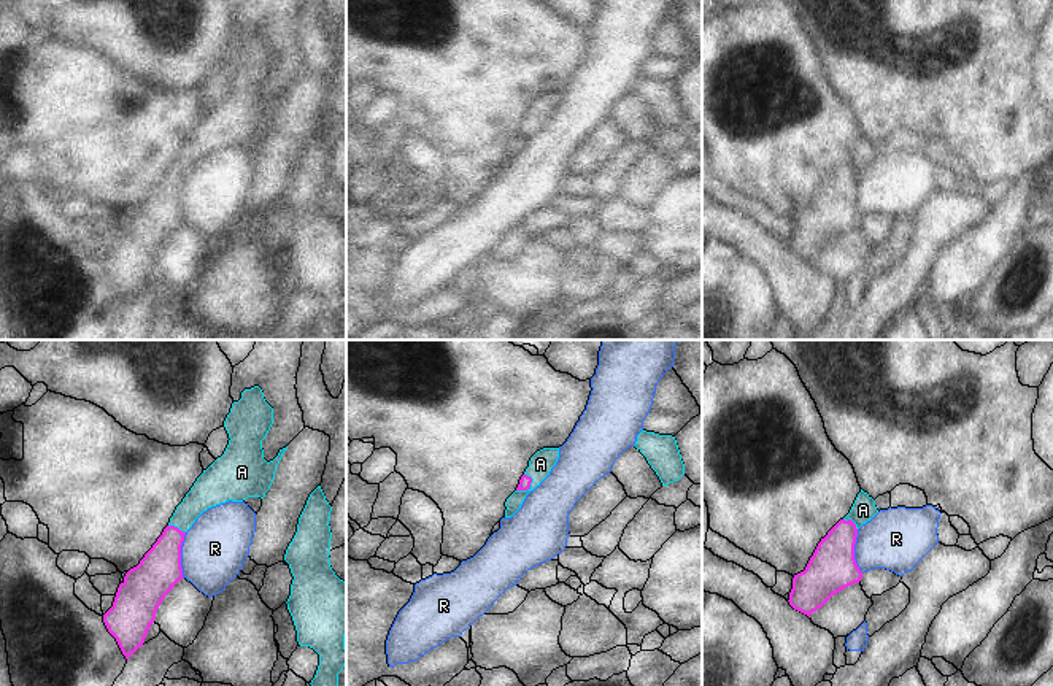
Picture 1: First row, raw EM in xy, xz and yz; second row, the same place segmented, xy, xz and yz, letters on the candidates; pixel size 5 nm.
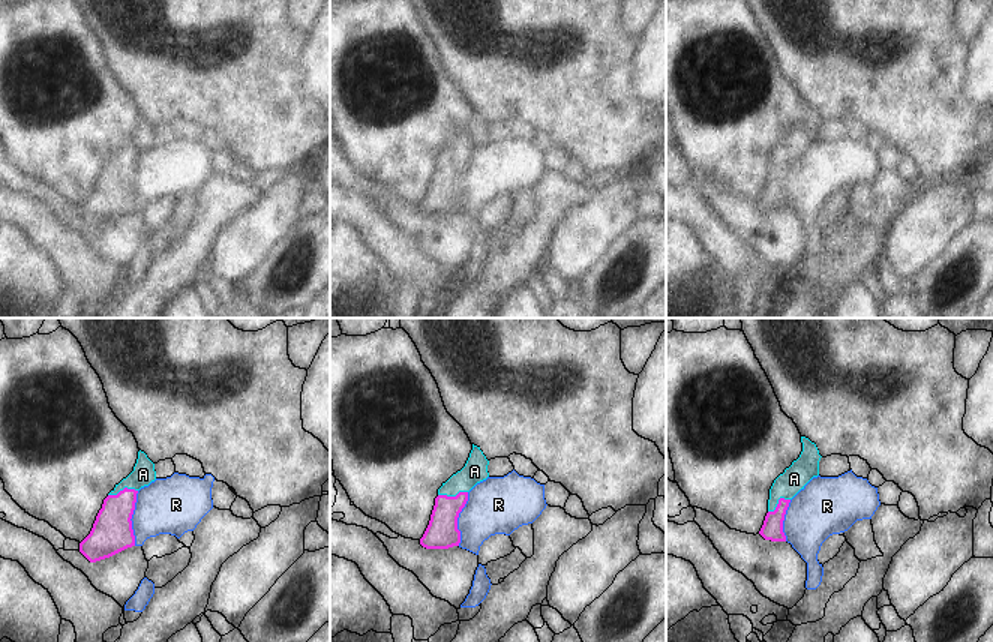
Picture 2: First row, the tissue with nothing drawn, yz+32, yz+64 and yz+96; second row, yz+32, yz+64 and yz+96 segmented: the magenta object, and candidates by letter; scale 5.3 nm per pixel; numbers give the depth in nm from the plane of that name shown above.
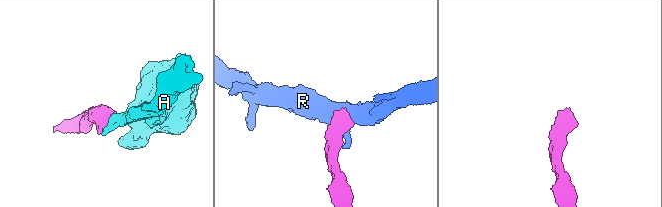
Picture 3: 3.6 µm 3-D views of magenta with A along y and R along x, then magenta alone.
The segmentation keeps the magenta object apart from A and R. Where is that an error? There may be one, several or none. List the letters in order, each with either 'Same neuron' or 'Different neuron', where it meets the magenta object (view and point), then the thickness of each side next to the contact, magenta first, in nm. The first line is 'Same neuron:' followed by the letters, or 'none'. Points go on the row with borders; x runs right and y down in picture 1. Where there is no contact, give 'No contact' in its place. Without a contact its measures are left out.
Same neuron: A
A: Same neuron. Touches magenta at xz (528, 488). Thickness 60 nm (magenta) against 120 nm
R: Different neuron. Touches magenta at xy (180, 554). Thickness 220 nm (magenta) against 320 nm.

